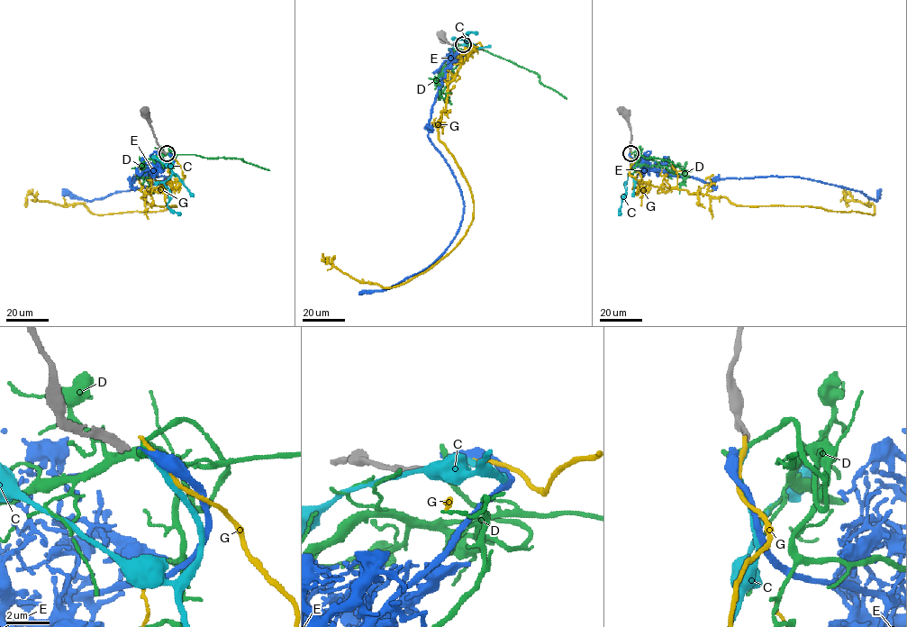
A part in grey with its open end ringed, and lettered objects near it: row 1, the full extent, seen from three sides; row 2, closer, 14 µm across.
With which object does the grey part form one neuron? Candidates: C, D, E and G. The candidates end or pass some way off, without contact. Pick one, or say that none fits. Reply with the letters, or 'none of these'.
none of these

